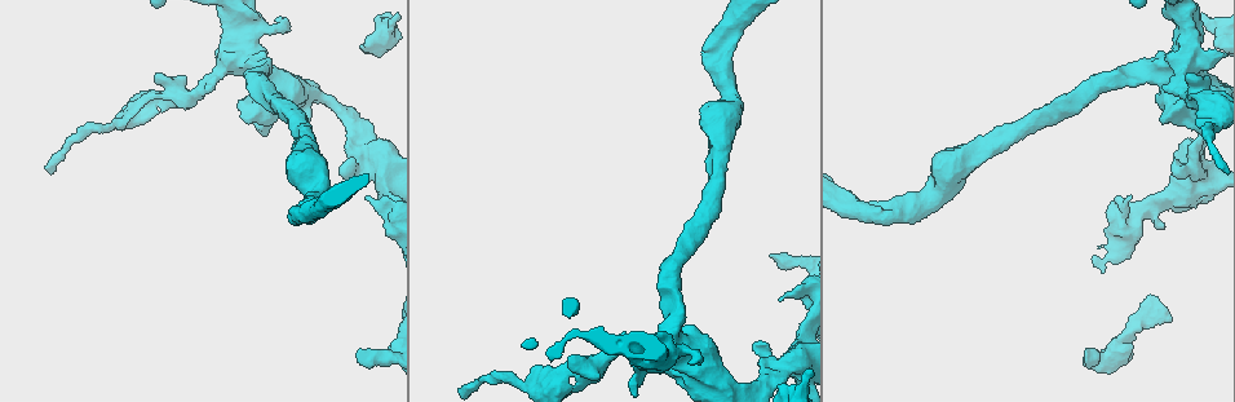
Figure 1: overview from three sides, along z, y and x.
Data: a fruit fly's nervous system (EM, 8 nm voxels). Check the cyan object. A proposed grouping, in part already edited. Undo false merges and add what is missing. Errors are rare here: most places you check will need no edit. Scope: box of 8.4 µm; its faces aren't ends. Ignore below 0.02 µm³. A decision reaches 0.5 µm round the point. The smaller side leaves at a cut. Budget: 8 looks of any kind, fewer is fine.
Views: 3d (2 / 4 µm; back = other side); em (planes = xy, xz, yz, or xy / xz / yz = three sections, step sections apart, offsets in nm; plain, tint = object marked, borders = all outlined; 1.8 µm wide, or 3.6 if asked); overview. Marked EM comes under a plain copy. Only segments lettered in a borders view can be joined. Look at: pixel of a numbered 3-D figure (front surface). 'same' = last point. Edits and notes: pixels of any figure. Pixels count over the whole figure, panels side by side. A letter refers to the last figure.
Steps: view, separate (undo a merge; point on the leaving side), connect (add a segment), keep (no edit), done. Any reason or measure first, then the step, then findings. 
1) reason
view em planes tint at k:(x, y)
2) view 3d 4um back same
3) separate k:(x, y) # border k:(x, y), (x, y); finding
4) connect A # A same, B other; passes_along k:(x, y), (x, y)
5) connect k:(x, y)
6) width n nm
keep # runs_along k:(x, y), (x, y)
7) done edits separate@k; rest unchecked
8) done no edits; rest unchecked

touches itself
view em planes tint at 1:(1196, 95)

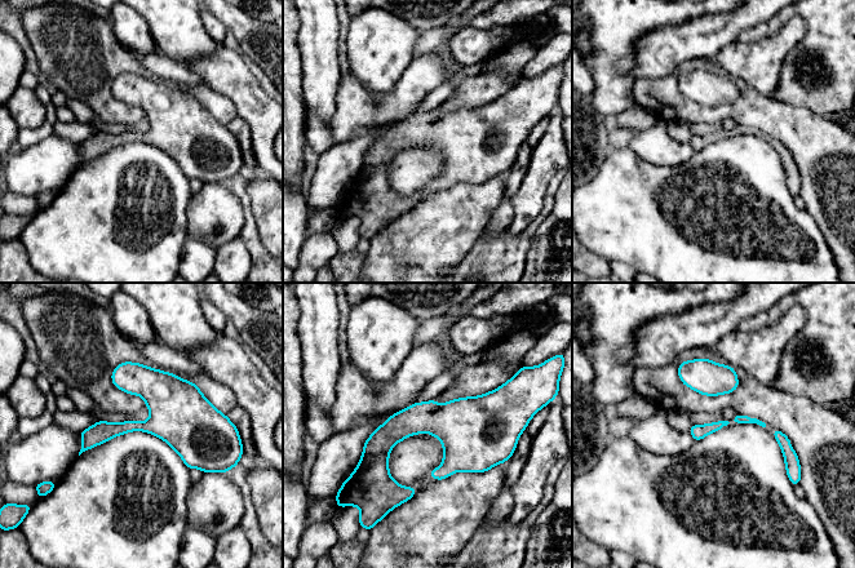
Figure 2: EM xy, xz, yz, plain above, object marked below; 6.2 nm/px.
see the neighbours
view em planes borders same

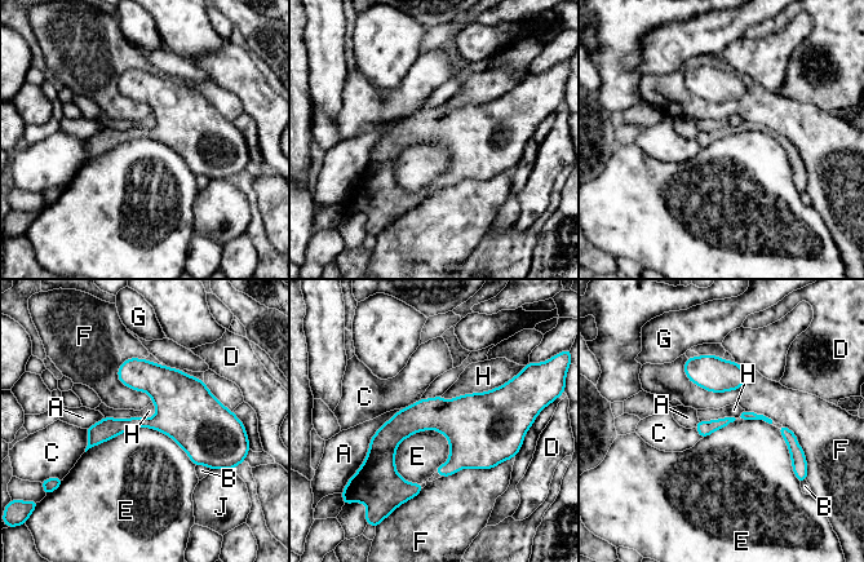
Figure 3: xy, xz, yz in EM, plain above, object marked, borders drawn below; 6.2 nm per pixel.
longest_contact A 500 nm
keep # A other, B other, C other, D other, E other, F other, G other, H other, J other; continuous, no second cell

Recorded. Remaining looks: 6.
sudden change in width
view 3d 4um at 1:(1192, 159)

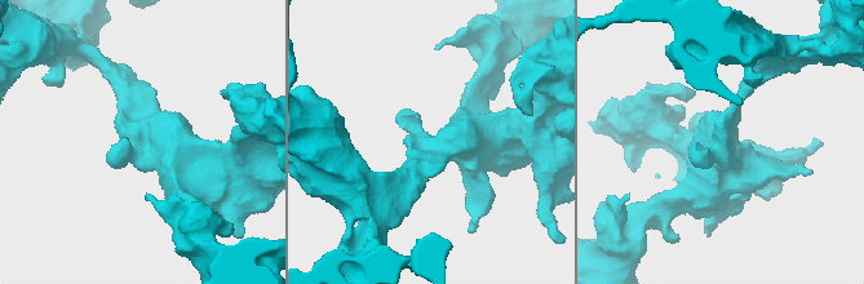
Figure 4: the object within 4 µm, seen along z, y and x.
now the EM
view em 3.6um xy step 8 tint at 4:(152, 135)

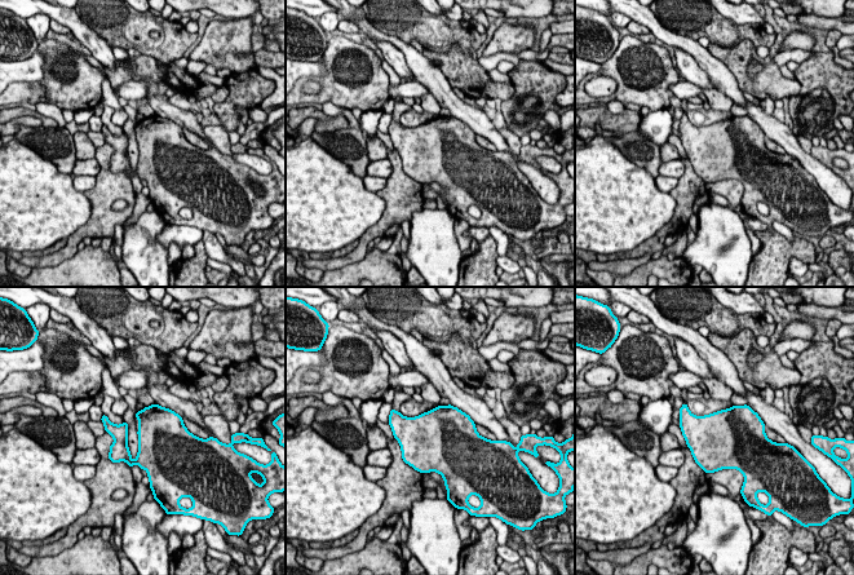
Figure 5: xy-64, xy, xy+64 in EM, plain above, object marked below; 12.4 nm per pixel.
see the neighbours
view em 3.6um xy step 8 borders same

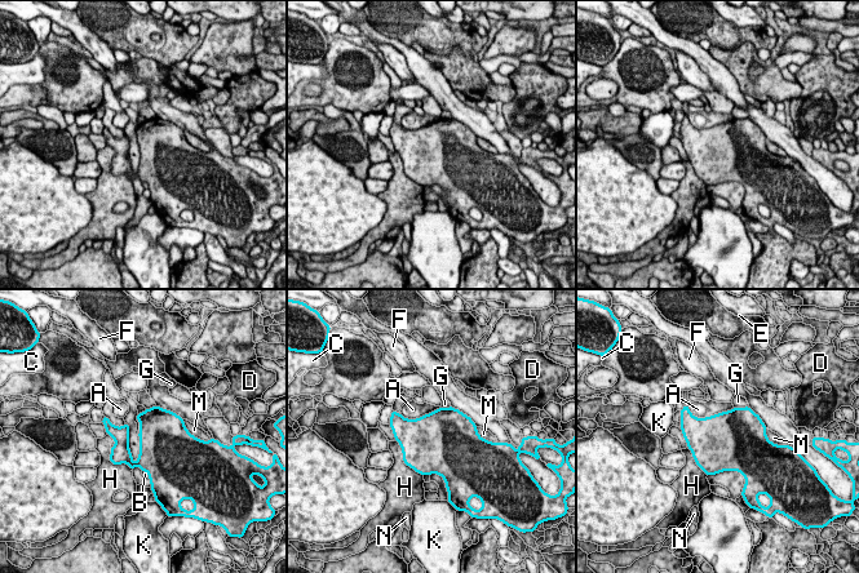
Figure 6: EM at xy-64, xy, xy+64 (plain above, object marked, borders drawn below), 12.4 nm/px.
keep # A other, B other, C other, D other, E other, F other, G other, H other, K other, M other, N other; border 6:(105, 416), (114, 425), (125, 423); all the same cell

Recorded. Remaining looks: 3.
branch stops here
view em yz step 4 borders at 1:(770, 253)

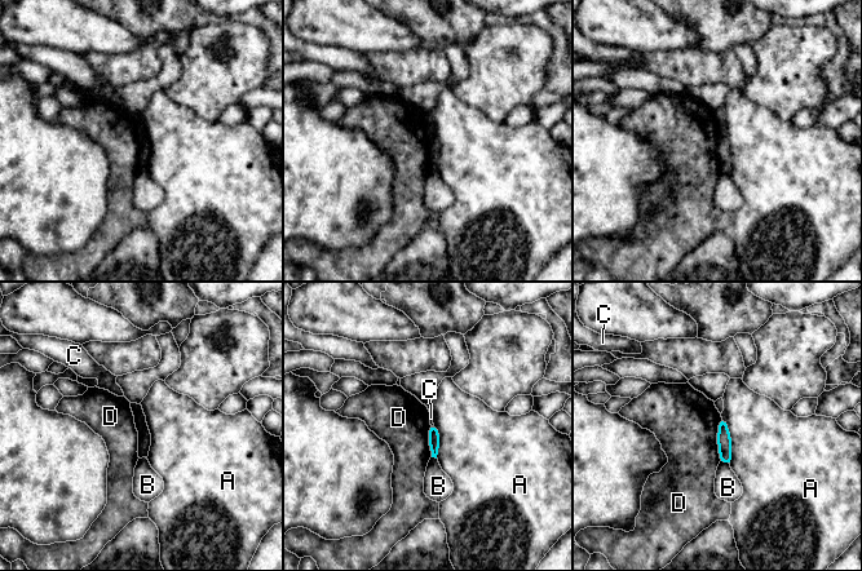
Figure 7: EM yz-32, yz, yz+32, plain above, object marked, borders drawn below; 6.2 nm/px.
cut it another way
view em planes borders same

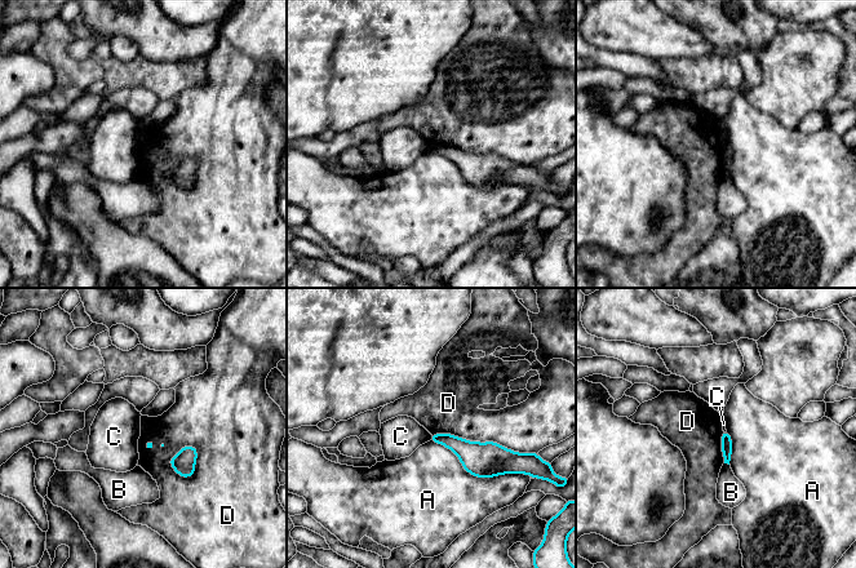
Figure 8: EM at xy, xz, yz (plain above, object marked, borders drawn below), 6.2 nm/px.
longest_contact D 550 nm
keep # A other, B other, C other, D other; border 8:(431, 434), (496, 442), (519, 453); no lettered segment goes on from it

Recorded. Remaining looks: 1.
done no edits; rest unchecked

